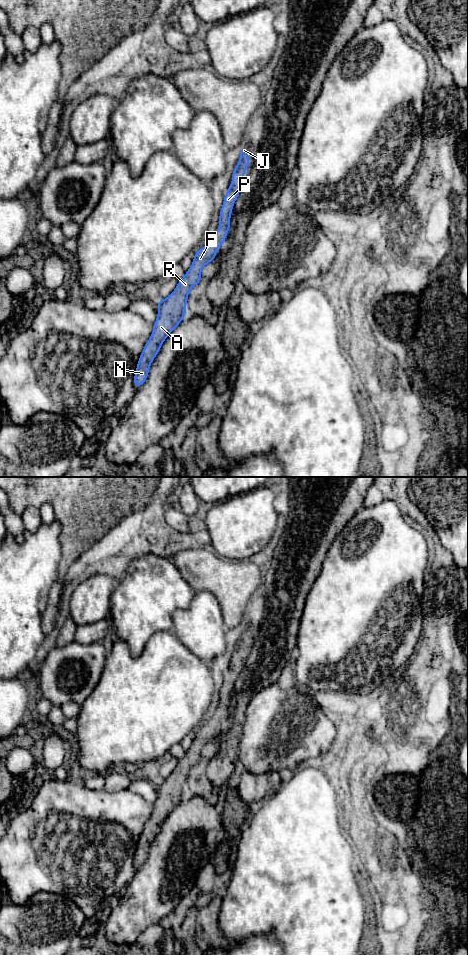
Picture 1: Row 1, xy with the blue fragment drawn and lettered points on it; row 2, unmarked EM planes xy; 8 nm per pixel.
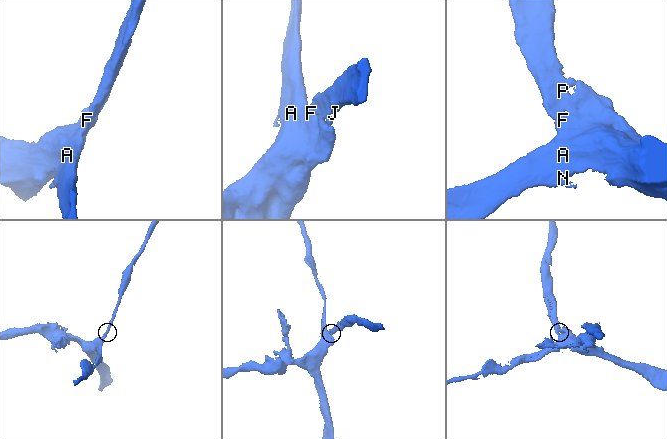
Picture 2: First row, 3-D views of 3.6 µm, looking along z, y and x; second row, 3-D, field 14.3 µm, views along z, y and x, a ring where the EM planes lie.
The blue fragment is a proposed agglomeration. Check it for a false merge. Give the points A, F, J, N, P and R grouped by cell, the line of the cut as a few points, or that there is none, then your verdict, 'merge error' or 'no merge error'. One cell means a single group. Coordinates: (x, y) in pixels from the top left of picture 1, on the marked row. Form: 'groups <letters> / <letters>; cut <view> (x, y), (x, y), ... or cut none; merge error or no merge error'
groups A F J N P R; cut none; no merge error

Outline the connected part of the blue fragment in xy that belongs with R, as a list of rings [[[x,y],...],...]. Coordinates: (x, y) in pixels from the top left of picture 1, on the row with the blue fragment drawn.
[[[242,147],[239,156],[241,159],[232,171],[232,182],[225,193],[223,205],[219,213],[219,228],[213,238],[204,248],[194,253],[193,263],[186,271],[185,276],[178,280],[174,291],[165,299],[157,300],[158,317],[153,323],[153,331],[140,354],[135,371],[133,385],[140,388],[148,378],[150,365],[159,353],[161,345],[169,334],[186,317],[186,304],[192,287],[198,285],[201,280],[203,267],[217,258],[215,252],[225,244],[225,238],[231,228],[231,213],[233,205],[241,191],[244,173],[248,169],[250,161],[248,154],[250,149]]]

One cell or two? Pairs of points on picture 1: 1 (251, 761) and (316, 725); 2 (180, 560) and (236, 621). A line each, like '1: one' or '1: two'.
1: one
2: one

